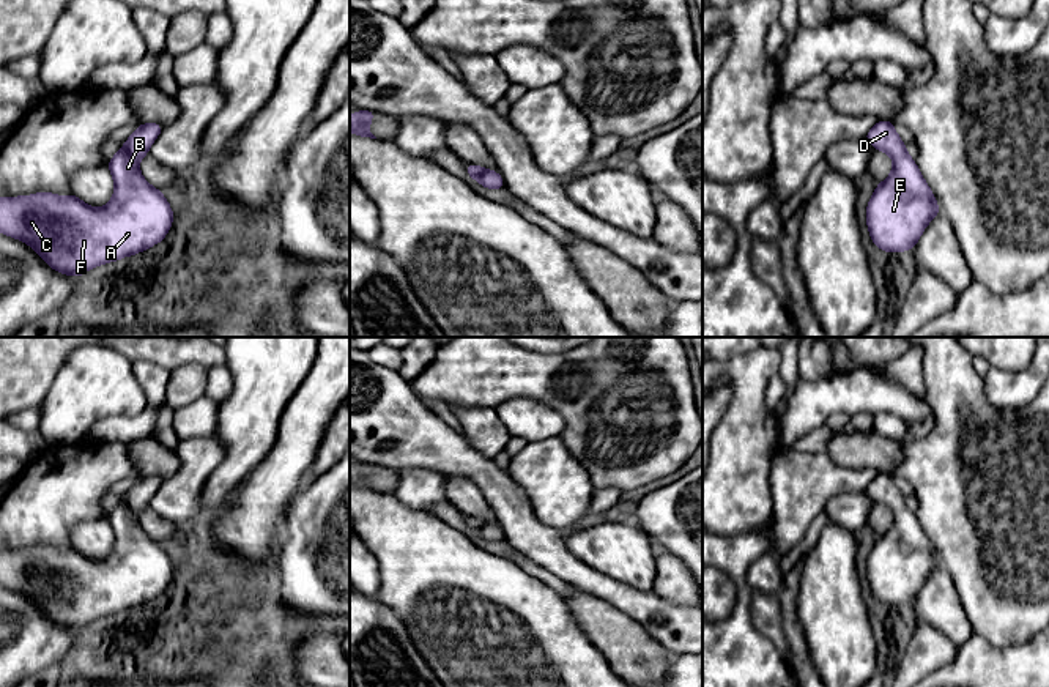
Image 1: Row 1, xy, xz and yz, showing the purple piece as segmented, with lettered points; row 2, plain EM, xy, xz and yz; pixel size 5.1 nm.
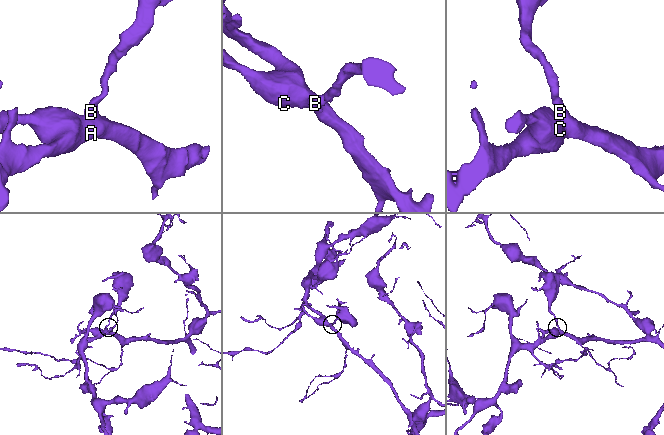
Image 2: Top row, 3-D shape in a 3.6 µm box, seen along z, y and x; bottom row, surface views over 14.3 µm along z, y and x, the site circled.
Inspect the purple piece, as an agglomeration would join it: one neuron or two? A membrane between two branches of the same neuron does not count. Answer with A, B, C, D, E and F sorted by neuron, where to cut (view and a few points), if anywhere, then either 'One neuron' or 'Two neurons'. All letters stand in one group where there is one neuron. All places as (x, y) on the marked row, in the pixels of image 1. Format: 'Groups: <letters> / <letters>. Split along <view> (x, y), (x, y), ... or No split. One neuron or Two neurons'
Groups: A B C D E F. No split. One neuron

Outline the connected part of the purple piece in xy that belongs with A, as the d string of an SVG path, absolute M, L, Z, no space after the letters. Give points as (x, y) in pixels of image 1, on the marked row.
M158 123L137 126L124 140L124 147L109 159L115 194L104 208L91 208L74 194L60 197L52 192L38 192L24 197L0 197L0 233L27 243L47 266L74 277L158 244L172 227L173 211L162 192L145 181L139 161L148 154L162 129L164 126Z

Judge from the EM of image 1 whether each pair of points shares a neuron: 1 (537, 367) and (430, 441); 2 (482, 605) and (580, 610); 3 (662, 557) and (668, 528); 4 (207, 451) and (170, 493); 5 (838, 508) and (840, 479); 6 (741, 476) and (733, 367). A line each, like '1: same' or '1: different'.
1: different
2: different
3: different
4: same
5: different
6: same

